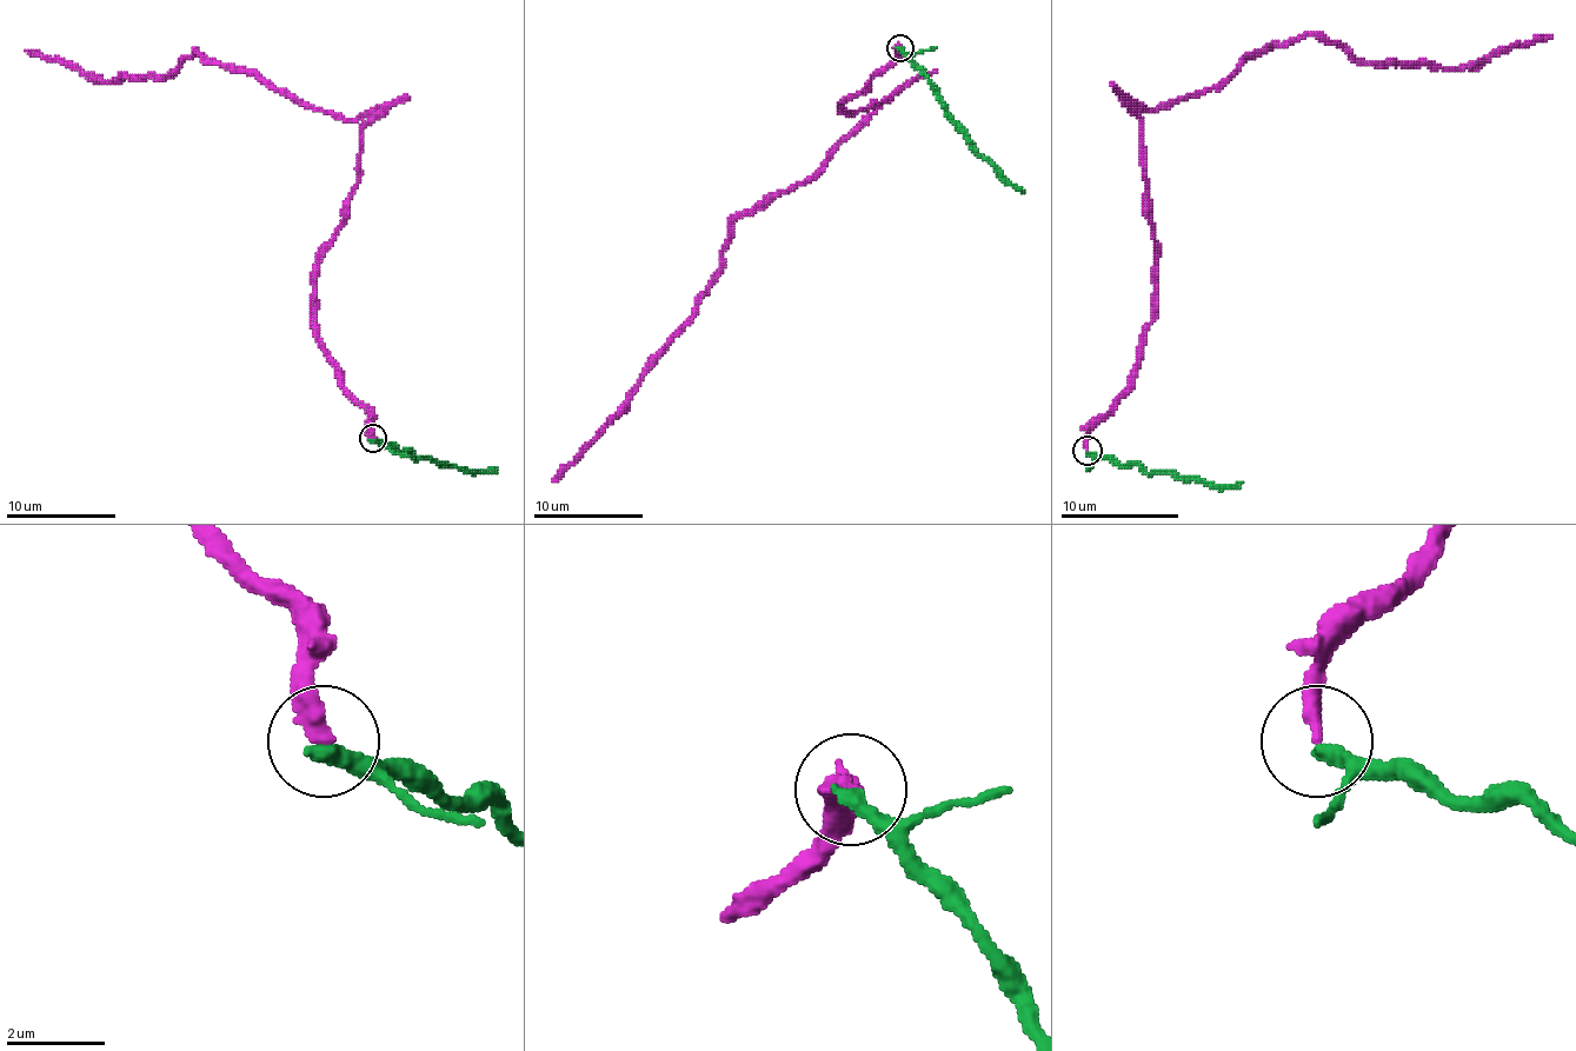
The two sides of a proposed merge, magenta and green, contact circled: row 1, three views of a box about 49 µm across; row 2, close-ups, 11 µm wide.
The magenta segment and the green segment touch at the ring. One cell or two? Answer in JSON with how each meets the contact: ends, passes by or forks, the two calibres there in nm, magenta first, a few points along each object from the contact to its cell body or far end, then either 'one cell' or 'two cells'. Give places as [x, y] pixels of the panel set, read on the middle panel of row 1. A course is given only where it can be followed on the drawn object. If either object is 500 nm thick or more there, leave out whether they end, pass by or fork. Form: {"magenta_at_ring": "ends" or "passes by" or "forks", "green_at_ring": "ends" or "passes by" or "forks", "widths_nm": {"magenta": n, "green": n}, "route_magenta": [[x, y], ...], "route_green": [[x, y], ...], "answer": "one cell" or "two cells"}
{"magenta_at_ring": "ends", "green_at_ring": "ends", "widths_nm": {"magenta": 340, "green": 360}, "route_magenta": [[900, 47], [843, 111], [884, 99], [802, 181], [766, 195], [733, 223], [723, 270], [695, 317], [552, 481]], "route_green": [[900, 47], [928, 80], [944, 115], [993, 168], [1024, 193]], "answer": "two cells"}

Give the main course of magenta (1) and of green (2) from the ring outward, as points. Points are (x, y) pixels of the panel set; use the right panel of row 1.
1: (1086, 450), (1155, 308), (1143, 112), (1308, 35), (1363, 61), (1463, 67), (1551, 35)
2: (1086, 453), (1114, 456), (1122, 465), (1216, 485), (1243, 483)

